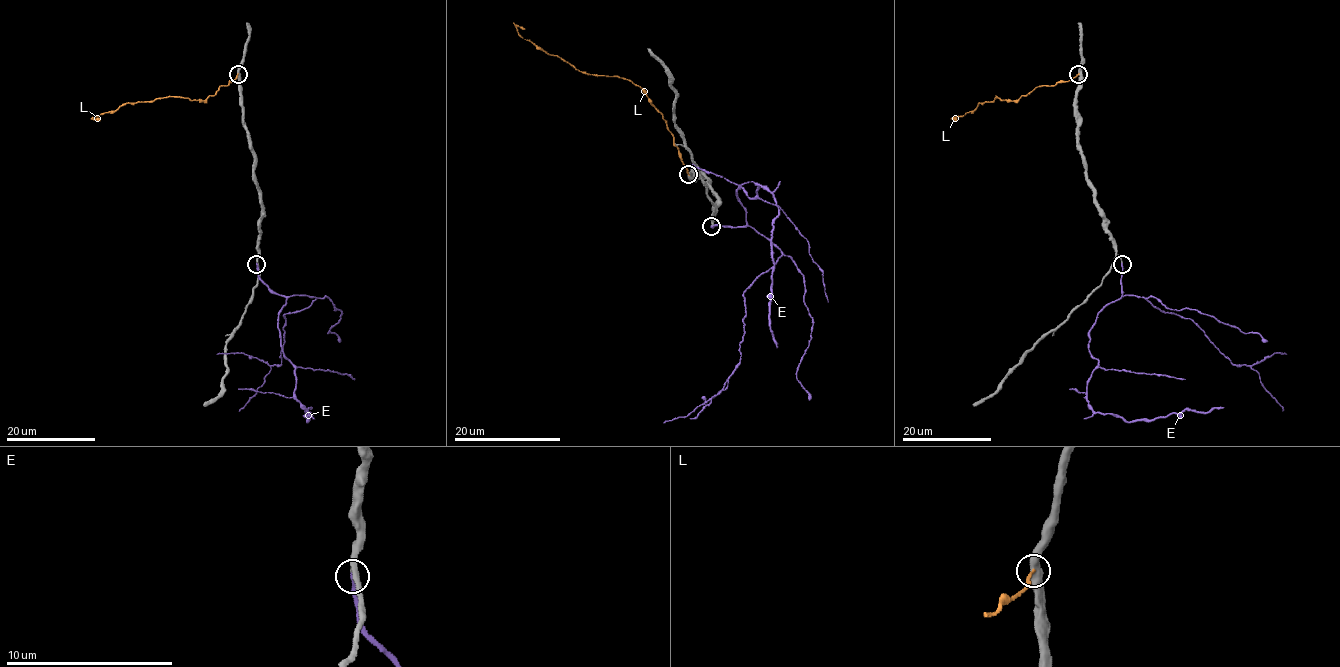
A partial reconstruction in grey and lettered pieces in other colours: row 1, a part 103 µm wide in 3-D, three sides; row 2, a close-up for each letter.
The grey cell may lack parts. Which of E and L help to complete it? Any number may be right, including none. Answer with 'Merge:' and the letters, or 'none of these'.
Merge: E

